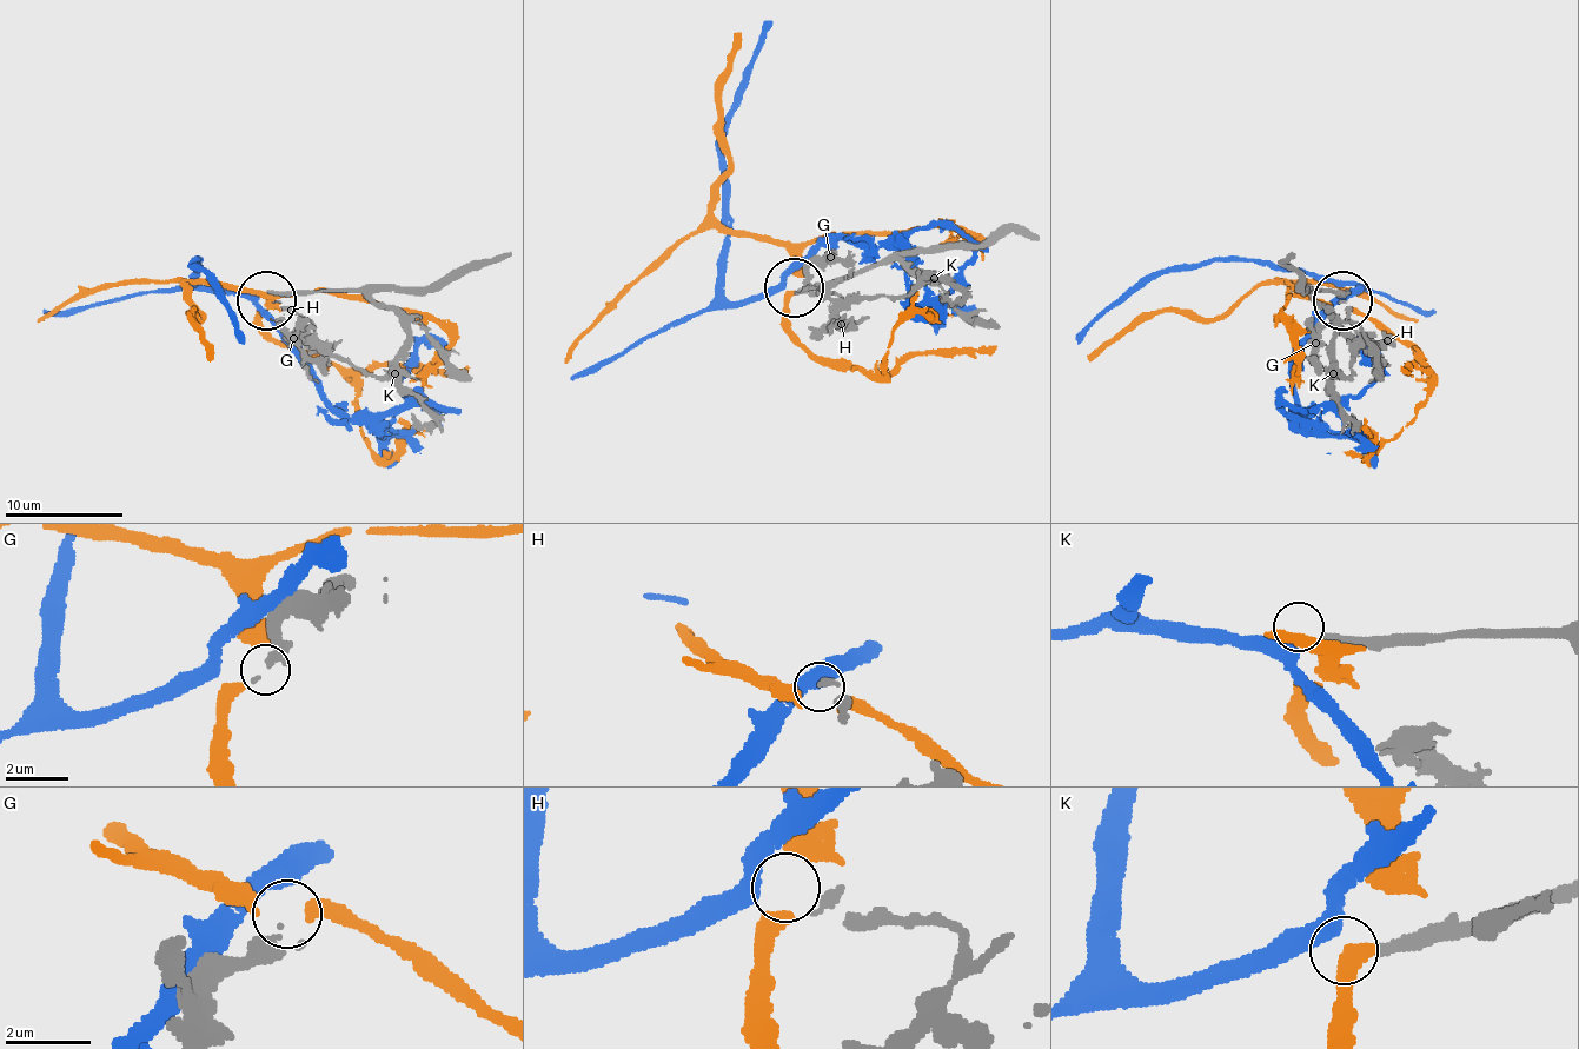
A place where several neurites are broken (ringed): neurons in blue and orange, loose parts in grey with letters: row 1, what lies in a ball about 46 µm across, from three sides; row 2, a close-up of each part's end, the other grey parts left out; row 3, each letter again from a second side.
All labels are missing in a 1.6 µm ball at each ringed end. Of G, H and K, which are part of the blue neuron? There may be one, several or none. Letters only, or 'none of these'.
H

